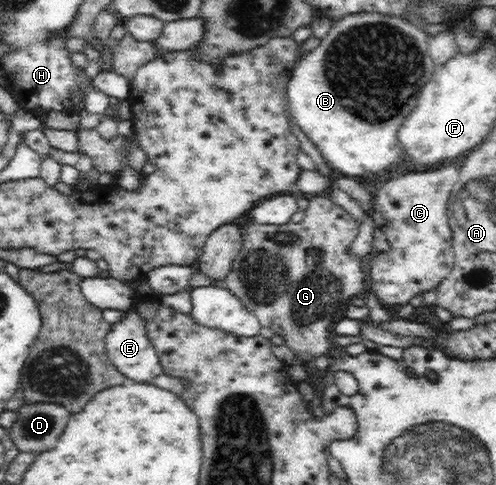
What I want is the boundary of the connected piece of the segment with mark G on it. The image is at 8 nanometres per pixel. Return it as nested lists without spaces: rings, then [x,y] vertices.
[[[322,195],[309,199],[300,223],[264,225],[249,219],[238,226],[242,245],[230,273],[223,279],[226,288],[244,303],[262,327],[281,335],[290,349],[298,351],[296,355],[300,359],[312,363],[318,355],[328,356],[328,351],[332,351],[332,341],[328,337],[332,321],[338,318],[346,301],[368,291],[368,277],[362,271],[362,261],[348,253],[348,247],[357,235],[357,224],[344,208],[334,205],[328,195]]]

